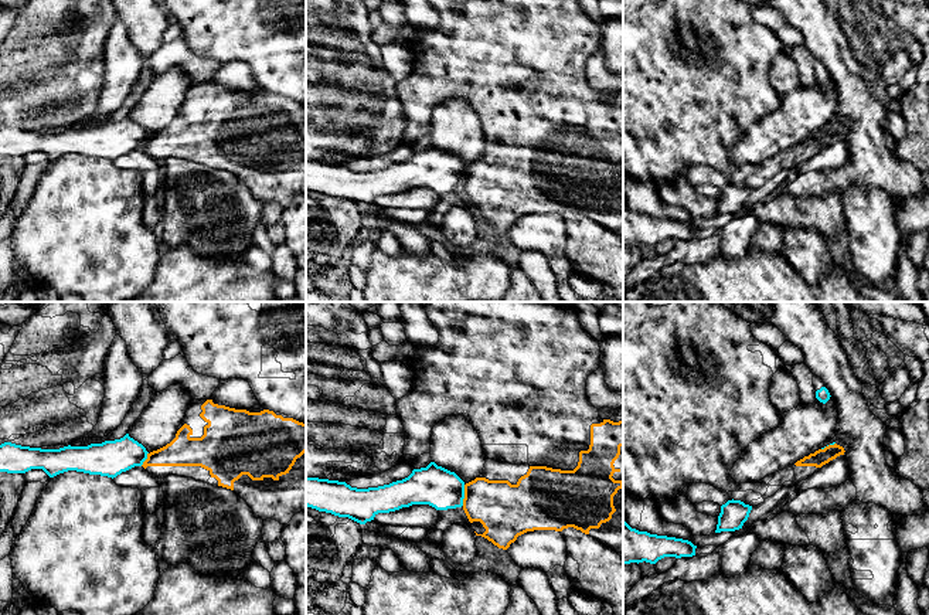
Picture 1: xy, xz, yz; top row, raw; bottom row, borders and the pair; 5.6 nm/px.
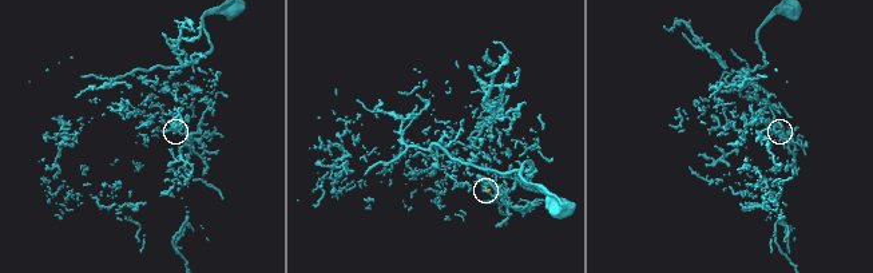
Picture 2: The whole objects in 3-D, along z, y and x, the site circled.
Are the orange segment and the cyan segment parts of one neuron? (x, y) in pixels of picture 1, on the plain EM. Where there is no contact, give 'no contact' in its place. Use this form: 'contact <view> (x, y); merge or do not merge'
contact xz (465, 177); do not merge

